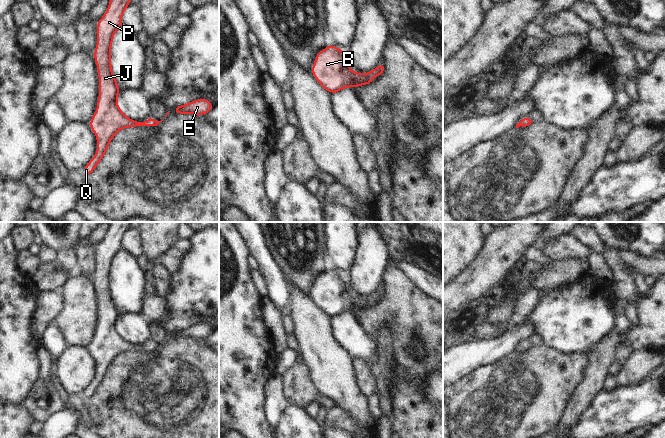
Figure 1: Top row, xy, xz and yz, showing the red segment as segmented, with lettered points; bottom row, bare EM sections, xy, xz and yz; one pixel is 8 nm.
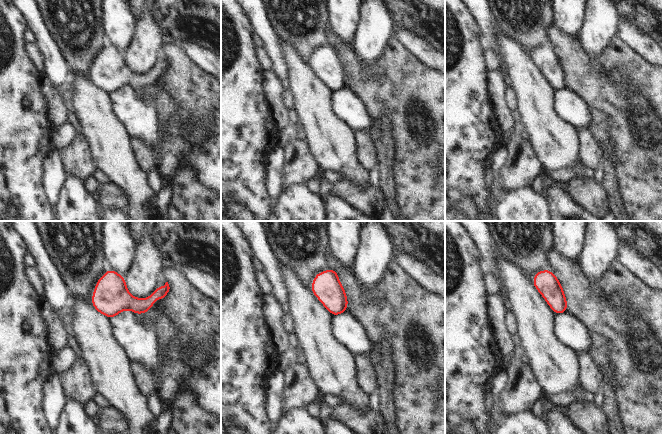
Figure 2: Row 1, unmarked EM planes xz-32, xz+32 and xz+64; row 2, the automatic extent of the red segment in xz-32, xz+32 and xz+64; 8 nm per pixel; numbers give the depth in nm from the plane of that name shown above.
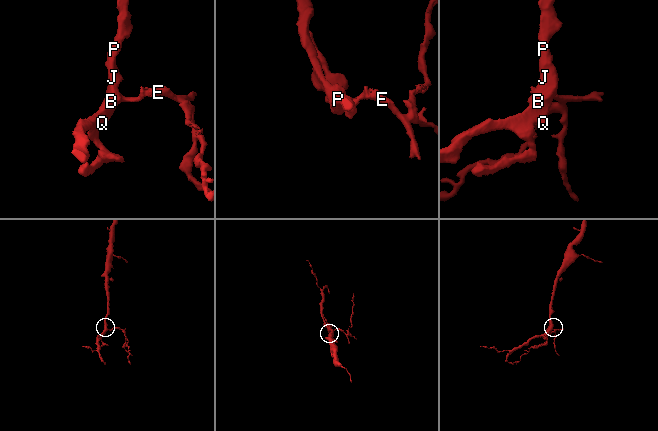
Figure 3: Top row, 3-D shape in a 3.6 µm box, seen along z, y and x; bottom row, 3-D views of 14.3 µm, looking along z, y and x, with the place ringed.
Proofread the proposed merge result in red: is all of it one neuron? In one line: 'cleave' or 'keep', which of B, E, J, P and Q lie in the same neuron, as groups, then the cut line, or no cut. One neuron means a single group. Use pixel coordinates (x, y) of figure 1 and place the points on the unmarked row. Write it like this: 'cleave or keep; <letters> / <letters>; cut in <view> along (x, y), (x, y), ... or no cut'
keep; B E J P Q; no cut

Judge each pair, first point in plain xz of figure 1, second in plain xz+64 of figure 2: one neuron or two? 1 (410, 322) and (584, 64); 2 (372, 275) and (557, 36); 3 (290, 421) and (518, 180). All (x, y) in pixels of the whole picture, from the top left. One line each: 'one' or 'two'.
1: one
2: two
3: two

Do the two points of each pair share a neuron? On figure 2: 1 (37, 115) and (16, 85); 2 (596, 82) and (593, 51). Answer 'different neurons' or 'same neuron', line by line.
1: same neuron
2: different neurons

